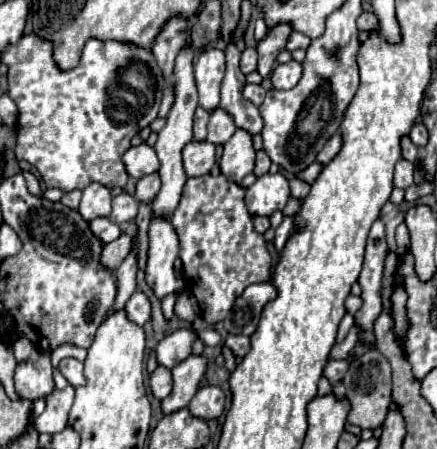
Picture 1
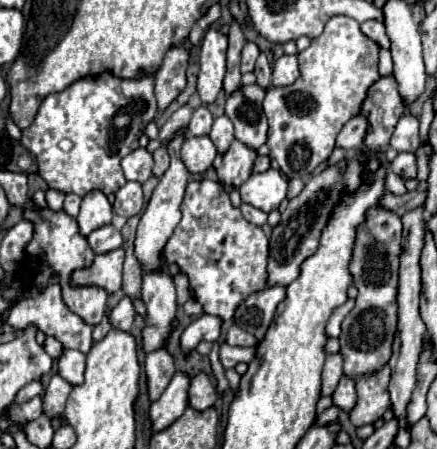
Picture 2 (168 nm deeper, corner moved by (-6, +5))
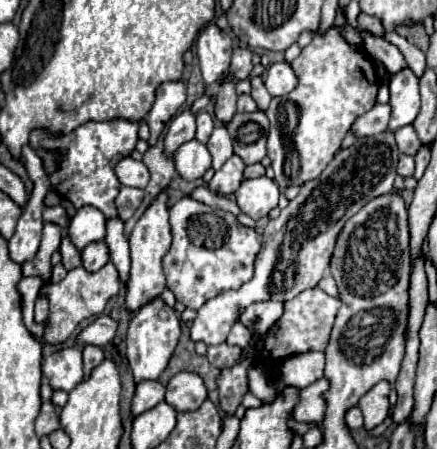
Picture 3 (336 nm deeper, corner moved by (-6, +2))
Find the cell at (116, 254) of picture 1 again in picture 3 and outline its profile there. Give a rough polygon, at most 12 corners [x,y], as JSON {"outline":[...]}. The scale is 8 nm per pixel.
{"outline":[[114,263],[46,283],[44,339],[62,343],[118,295]]}

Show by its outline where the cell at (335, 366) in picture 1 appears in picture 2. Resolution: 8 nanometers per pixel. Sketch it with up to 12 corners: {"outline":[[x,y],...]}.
{"outline":[[342,376],[332,402],[350,414],[356,406],[352,378]]}

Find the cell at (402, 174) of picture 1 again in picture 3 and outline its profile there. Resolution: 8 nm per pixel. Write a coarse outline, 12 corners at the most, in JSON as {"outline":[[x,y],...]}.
{"outline":[[402,155],[398,161],[398,175],[414,175],[414,157]]}

